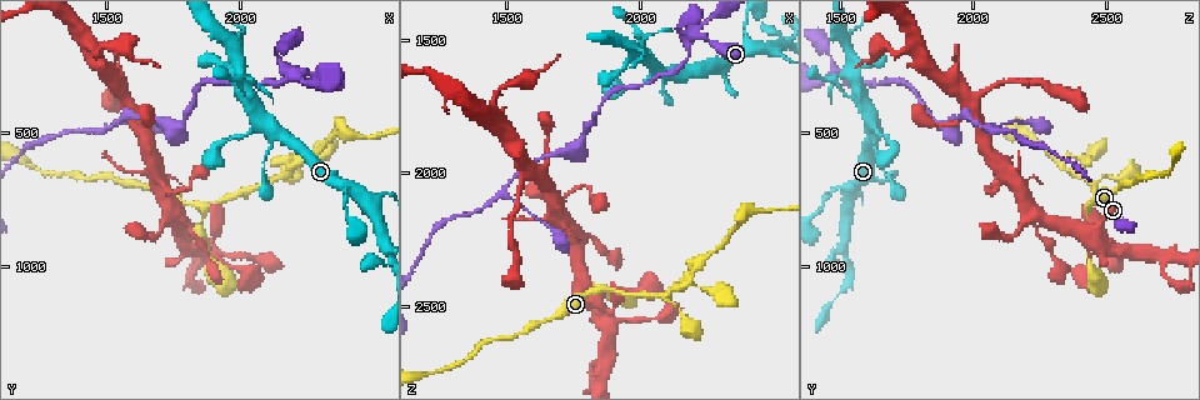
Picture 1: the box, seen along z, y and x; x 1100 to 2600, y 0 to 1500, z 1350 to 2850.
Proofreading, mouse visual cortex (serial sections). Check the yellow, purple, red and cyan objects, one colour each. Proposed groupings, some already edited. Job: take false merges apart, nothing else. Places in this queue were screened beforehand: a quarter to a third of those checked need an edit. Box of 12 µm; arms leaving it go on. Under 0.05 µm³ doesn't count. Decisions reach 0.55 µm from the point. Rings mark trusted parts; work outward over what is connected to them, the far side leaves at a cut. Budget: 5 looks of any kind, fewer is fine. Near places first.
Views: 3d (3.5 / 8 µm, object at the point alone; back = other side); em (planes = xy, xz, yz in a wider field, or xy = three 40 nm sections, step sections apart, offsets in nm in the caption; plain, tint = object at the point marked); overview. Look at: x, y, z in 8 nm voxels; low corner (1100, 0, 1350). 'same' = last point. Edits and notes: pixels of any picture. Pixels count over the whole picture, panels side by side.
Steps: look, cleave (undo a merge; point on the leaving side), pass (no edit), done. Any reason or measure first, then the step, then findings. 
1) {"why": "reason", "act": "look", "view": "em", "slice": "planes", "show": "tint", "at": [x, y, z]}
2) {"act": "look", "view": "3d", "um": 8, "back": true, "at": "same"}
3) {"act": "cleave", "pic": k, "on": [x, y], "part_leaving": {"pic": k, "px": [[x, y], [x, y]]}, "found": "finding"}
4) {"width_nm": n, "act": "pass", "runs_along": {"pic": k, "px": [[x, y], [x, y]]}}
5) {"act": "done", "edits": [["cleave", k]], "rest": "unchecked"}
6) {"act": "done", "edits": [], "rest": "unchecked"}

{"why": "sharp bend", "act": "look", "view": "3d", "um": 3.5, "at": [1870, 780, 2430]}

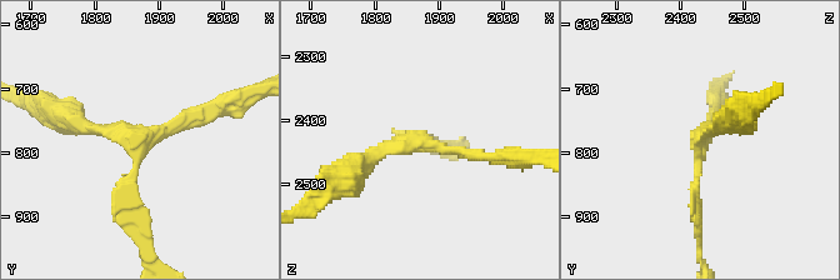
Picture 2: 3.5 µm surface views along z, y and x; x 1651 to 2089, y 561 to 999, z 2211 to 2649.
{"act": "look", "view": "em", "slice": "xy", "step": 3, "show": "tint", "at": [1870, 780, 2430]}

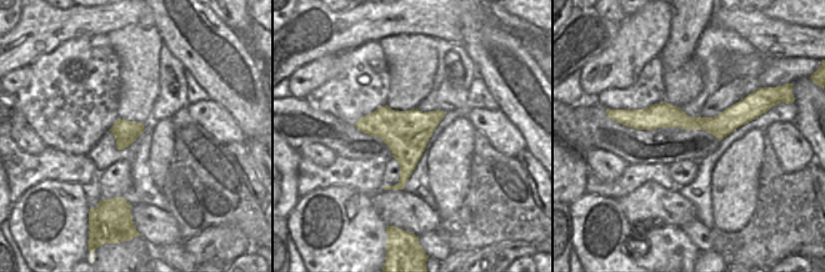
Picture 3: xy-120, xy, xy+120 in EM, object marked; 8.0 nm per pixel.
{"arms": 3, "arm_widths_nm": [150, 150, 250], "act": "pass", "runs_along": {"pic": 3, "px": [[753, 112], [725, 122], [630, 120]]}, "found": "one cell here"}

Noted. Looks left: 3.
{"why": "three-way junction", "act": "look", "view": "3d", "um": 3.5, "at": [2080, 690, 2460]}

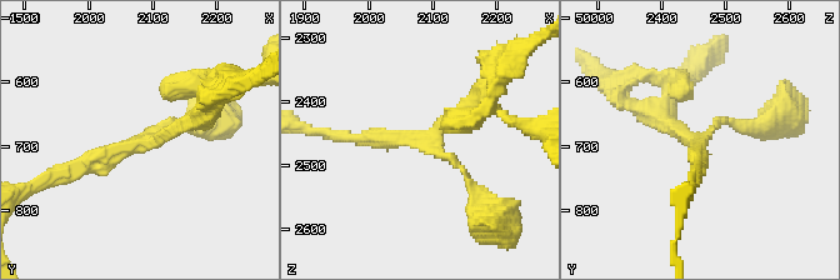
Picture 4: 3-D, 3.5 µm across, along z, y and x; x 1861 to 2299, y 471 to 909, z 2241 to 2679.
{"arms": 3, "arm_widths_nm": [100, 200, 200], "why": "shape alone is not enough", "act": "look", "view": "em", "slice": "xy", "step": 1, "show": "tint", "at": [2085, 690, 2460]}

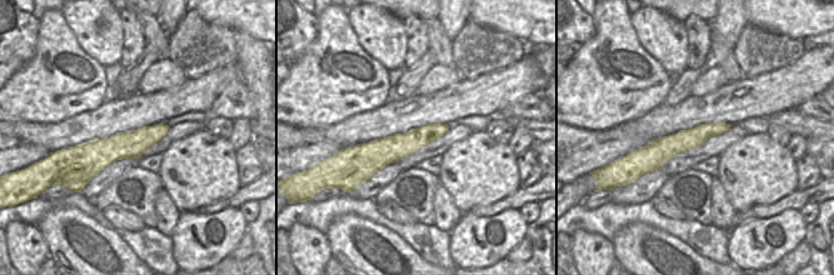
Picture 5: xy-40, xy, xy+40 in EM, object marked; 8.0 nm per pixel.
{"why": "cut it another way", "act": "look", "view": "em", "slice": "xy", "step": 5, "show": "tint", "at": "same"}

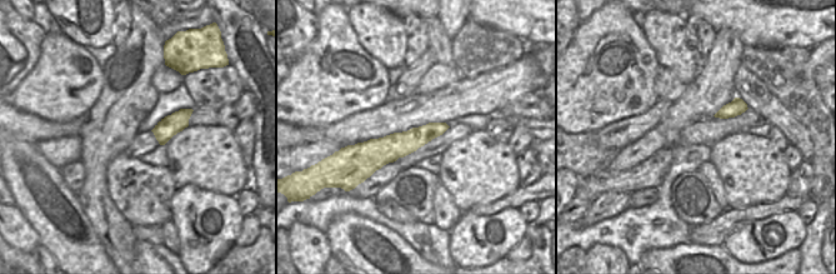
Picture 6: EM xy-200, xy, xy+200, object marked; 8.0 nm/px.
{"act": "pass", "runs_along": {"pic": 6, "px": [[444, 126], [385, 150], [353, 150]]}, "found": "continuous, no second cell"}

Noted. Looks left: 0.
{"act": "done", "edits": [], "rest": "unchecked"}

